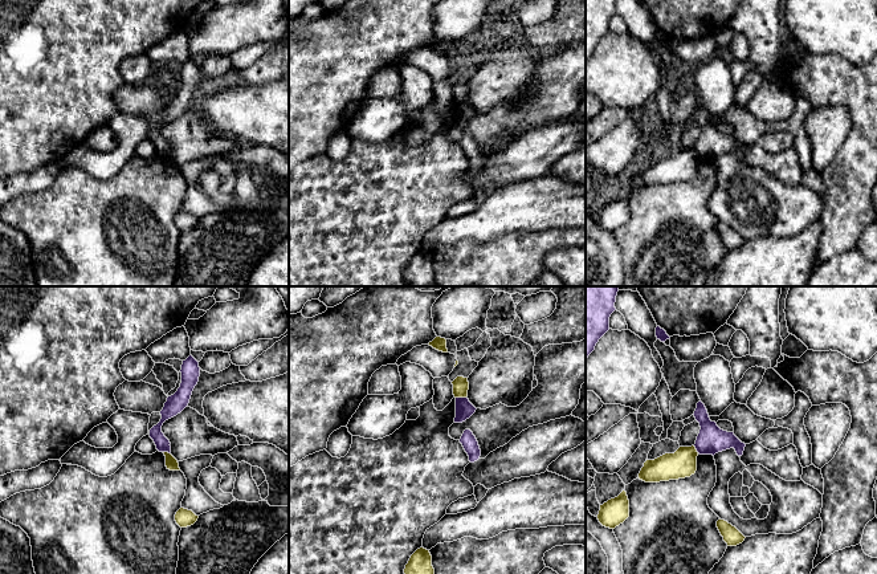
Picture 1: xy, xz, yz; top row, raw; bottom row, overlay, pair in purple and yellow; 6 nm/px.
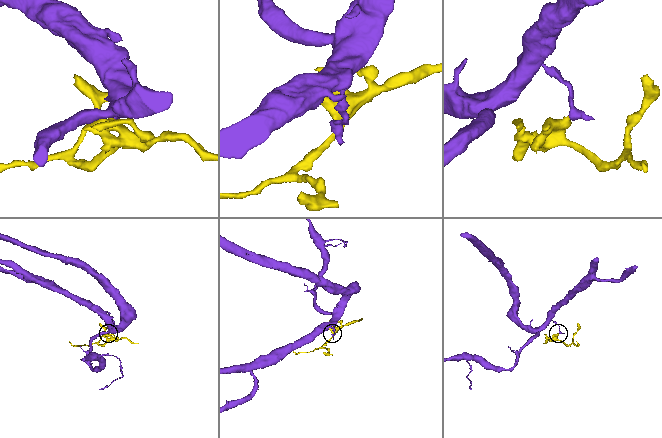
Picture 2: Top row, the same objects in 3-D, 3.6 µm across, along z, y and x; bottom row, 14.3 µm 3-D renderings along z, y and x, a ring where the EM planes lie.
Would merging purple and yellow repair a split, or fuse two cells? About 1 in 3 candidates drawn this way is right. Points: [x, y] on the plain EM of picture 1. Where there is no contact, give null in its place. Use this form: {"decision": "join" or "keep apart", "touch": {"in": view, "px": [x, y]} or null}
{"decision": "keep apart", "touch": {"in": "xz", "px": [461, 101]}}

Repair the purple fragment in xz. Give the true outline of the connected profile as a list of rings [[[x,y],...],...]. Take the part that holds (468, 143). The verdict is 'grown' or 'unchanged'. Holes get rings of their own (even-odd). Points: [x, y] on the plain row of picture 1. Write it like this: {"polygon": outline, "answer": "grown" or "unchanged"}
{"polygon": [[[470,133],[464,134],[460,142],[460,146],[462,147],[465,155],[468,156],[470,166],[474,166],[480,162],[481,152],[480,152],[476,139],[473,138]]], "answer": "unchanged"}

